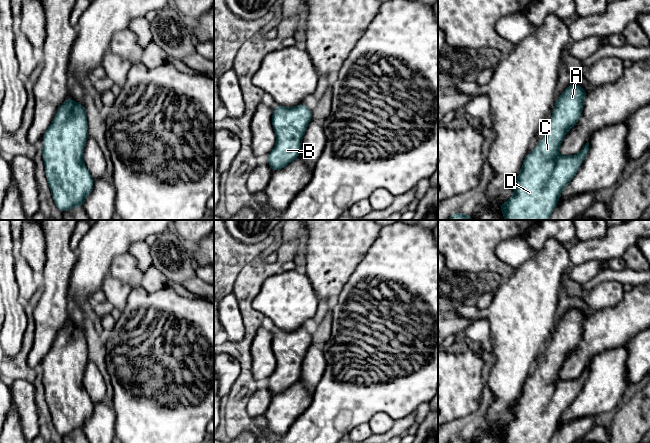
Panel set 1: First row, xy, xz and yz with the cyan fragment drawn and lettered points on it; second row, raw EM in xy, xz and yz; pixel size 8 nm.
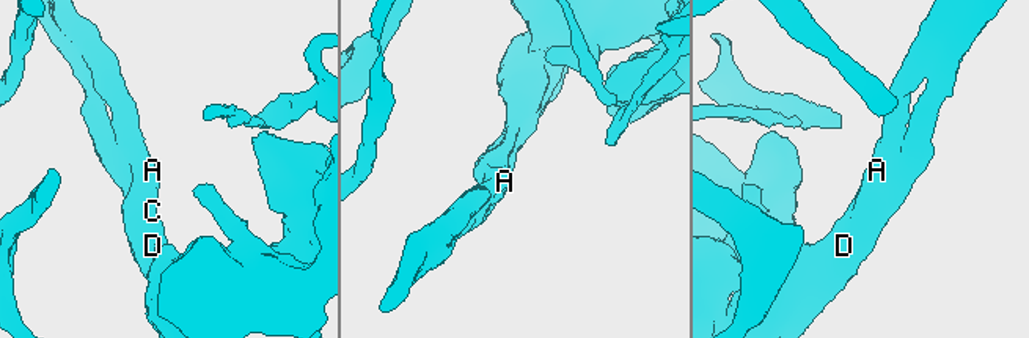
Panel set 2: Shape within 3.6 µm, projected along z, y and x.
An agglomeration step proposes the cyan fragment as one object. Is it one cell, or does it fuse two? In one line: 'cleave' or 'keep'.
keep

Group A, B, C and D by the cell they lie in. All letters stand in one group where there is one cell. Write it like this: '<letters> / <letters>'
A B C D

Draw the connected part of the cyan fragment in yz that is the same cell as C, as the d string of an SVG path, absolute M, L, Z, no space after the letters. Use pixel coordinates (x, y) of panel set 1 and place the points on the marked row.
M571 84L556 100L545 137L523 161L520 173L514 182L514 195L498 207L504 214L504 220L549 220L563 189L575 176L589 151L587 142L577 155L559 155L559 147L564 137L576 125L582 114L587 95L582 86Z

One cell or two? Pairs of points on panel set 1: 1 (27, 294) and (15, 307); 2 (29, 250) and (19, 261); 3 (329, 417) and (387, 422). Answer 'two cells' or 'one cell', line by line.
1: two cells
2: two cells
3: two cells

